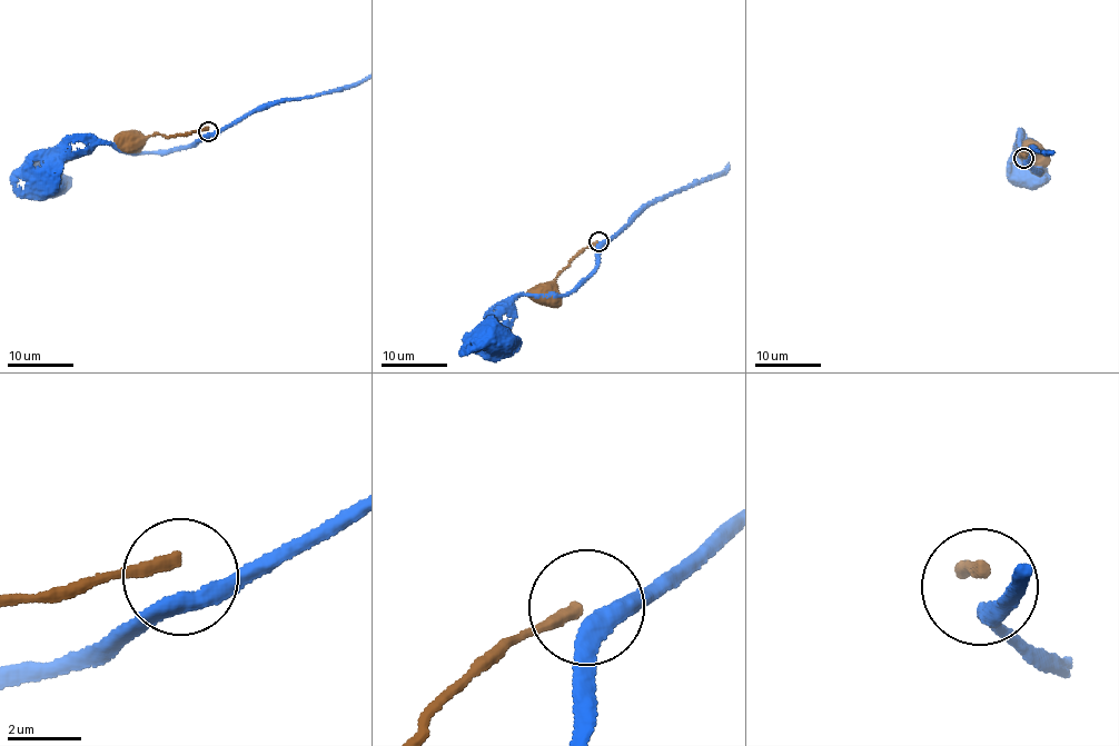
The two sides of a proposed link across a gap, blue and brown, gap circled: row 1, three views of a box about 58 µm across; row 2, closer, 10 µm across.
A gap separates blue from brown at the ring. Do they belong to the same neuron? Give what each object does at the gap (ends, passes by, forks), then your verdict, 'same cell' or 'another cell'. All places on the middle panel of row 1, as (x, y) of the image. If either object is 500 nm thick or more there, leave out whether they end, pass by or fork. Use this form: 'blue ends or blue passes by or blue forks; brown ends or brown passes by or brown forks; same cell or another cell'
blue passes by; brown ends; another cell

